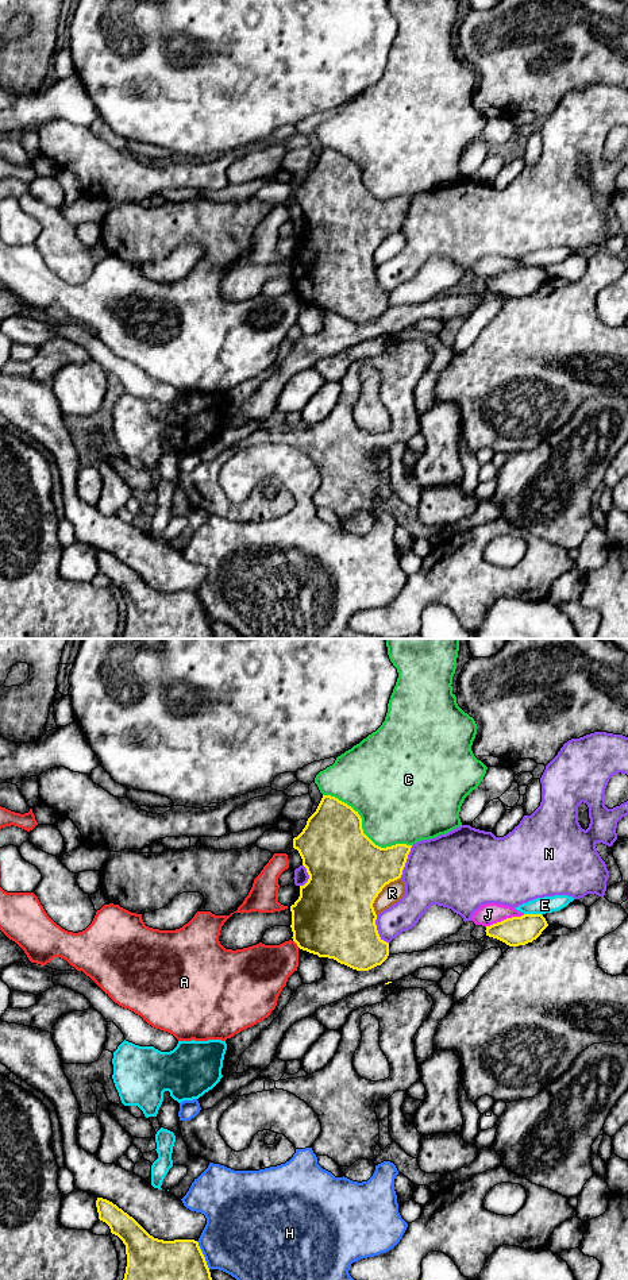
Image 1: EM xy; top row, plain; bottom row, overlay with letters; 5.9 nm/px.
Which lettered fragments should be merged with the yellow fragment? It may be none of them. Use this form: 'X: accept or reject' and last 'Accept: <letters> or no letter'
A: reject
C: reject
E: reject
H: reject
J: reject
N: reject
R: reject
Accept: no letter

